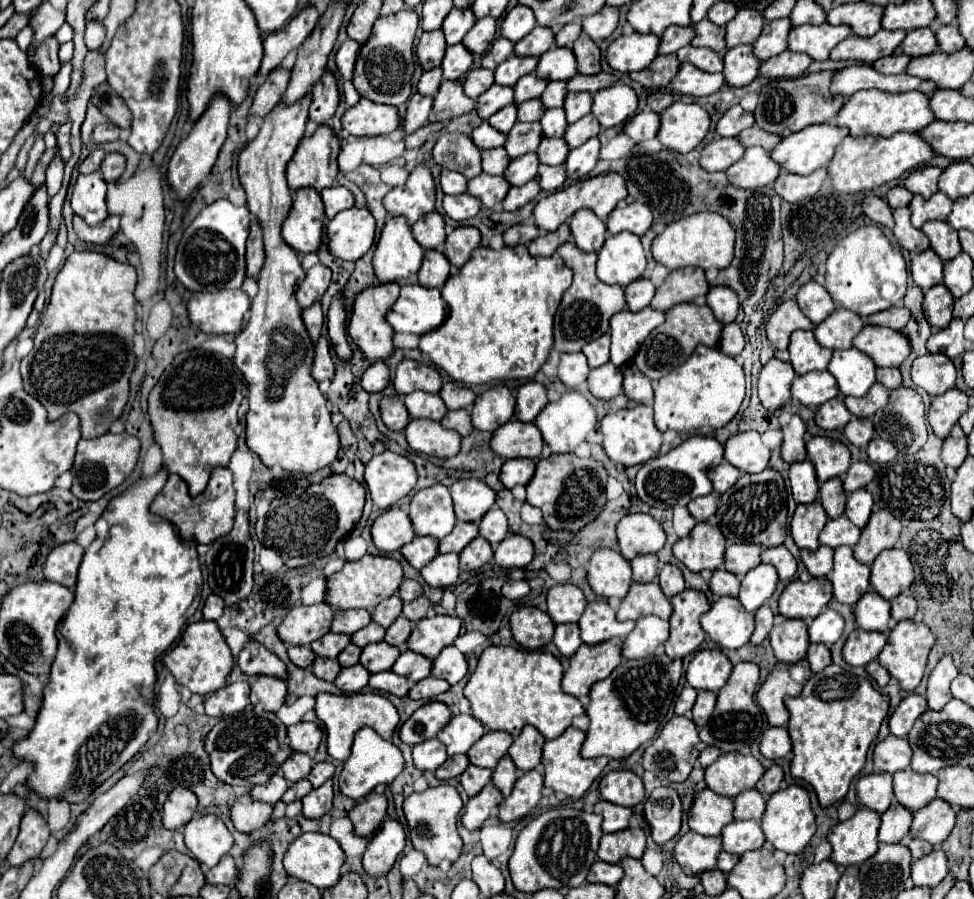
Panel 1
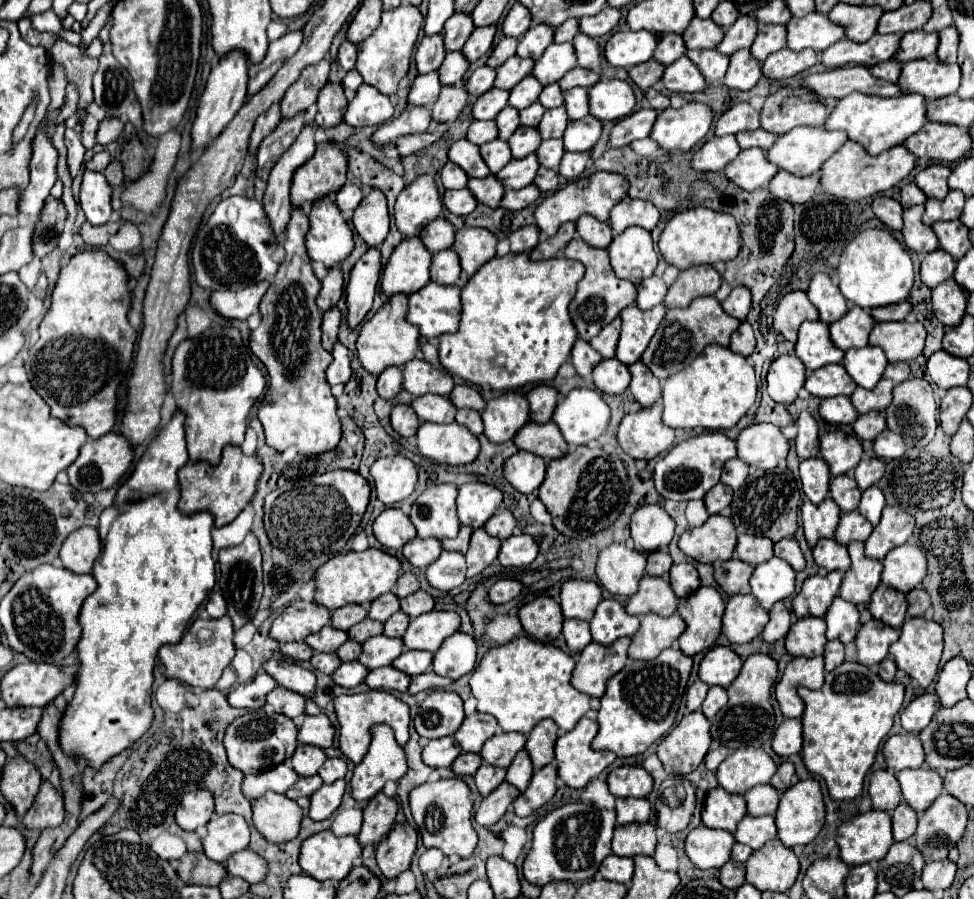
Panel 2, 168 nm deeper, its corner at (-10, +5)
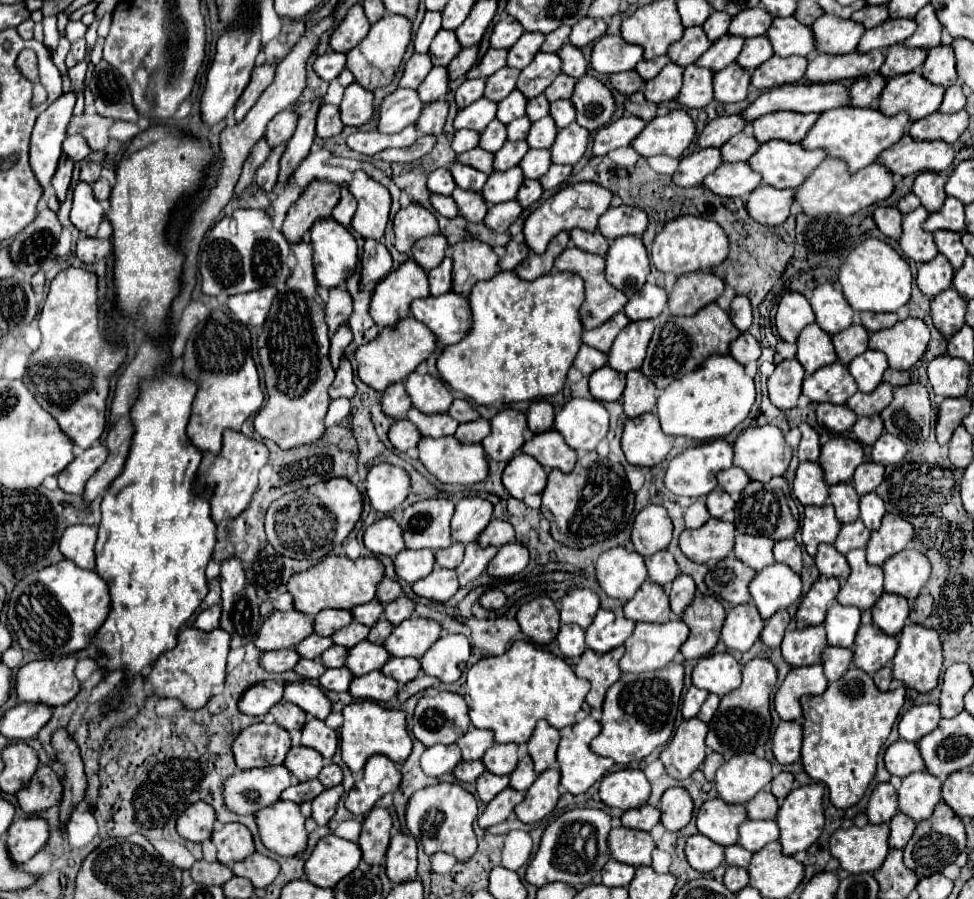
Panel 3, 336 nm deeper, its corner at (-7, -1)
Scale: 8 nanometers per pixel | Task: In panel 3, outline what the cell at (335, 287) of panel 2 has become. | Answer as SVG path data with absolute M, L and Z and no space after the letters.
M332 288L330 298L326 304L326 324L330 334L338 330L338 326L346 324L350 314L352 314L352 298L344 288Z

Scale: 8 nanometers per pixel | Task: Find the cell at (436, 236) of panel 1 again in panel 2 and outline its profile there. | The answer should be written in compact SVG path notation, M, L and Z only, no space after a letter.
M437 218L431 224L427 224L427 228L423 228L423 232L419 234L419 238L423 240L425 248L431 254L437 254L445 248L451 248L453 244L453 236L455 236L455 228L449 220L445 218Z

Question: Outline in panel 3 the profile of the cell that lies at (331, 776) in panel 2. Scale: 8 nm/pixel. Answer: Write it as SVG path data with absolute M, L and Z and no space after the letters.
M326 764L320 774L318 774L318 780L324 784L324 788L332 788L332 786L338 786L342 784L342 768L338 764Z

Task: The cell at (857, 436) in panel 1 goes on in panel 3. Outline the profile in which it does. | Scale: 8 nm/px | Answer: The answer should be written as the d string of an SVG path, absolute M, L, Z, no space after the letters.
M878 414L874 416L866 416L866 418L858 418L856 424L852 426L852 432L856 434L856 438L862 444L872 444L876 442L876 438L884 432L882 428L882 418Z

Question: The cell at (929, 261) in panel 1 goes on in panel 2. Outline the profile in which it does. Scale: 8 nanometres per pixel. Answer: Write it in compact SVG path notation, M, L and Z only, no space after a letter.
M941 248L925 254L925 258L921 260L921 280L929 288L935 288L943 280L951 278L953 272L955 272L955 260Z

